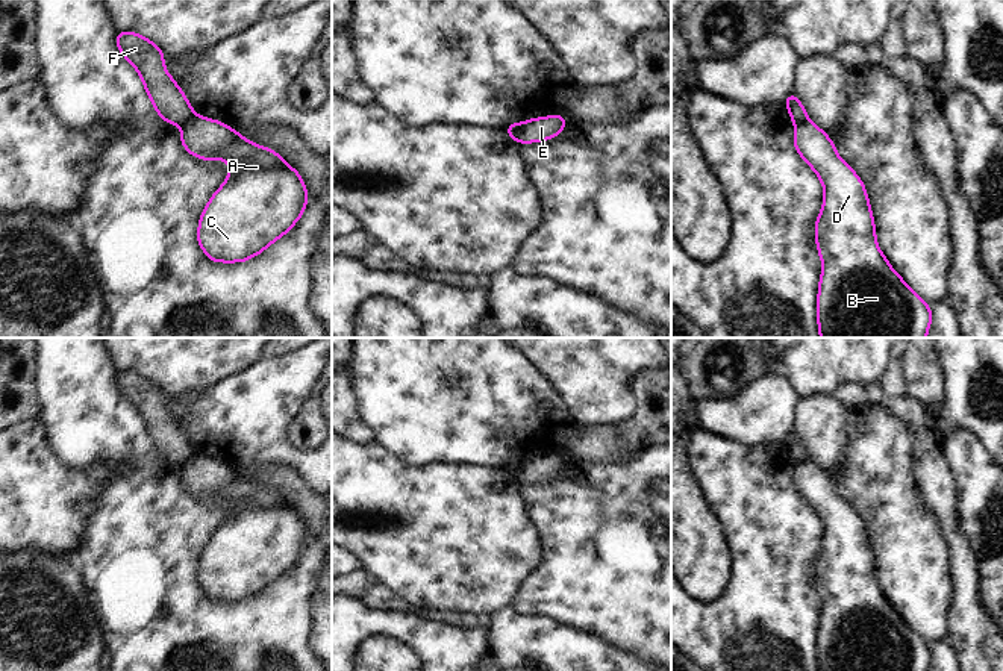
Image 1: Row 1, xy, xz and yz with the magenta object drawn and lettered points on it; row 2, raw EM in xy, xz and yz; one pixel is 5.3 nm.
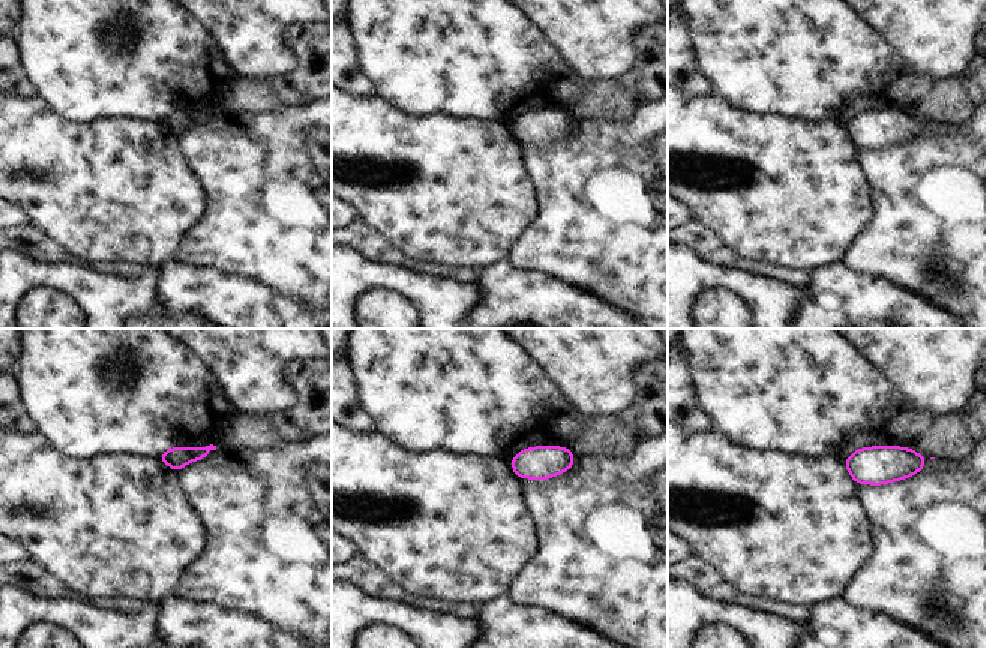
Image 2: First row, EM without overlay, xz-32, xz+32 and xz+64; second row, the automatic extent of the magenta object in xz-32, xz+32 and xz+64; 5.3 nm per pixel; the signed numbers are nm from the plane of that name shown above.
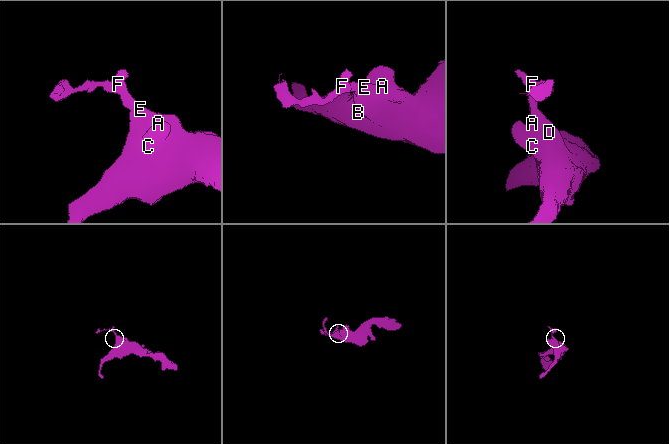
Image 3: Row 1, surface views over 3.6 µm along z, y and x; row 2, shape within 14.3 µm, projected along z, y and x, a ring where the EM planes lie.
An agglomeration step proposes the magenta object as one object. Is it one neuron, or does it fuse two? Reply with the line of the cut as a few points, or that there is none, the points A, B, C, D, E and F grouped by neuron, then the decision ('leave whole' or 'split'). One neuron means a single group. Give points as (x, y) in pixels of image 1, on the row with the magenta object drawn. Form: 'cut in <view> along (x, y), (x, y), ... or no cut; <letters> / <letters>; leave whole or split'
cut in xz along (524, 123), (517, 141); A B C D E / F; split

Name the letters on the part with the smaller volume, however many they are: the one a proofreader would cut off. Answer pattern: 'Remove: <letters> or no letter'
Remove: F.

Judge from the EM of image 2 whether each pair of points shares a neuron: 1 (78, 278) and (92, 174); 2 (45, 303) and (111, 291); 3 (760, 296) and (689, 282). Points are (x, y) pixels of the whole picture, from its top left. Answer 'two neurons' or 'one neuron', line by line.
1: two neurons
2: two neurons
3: one neuron

